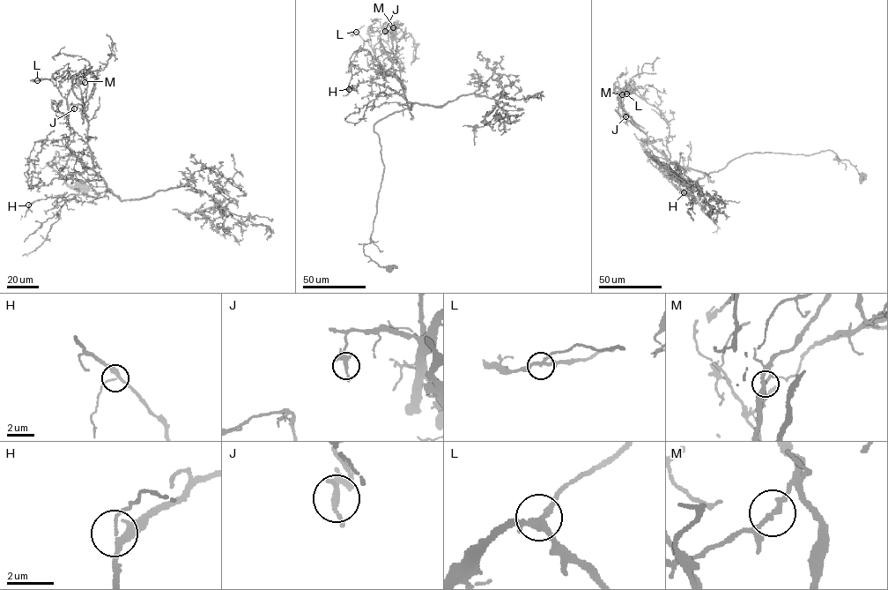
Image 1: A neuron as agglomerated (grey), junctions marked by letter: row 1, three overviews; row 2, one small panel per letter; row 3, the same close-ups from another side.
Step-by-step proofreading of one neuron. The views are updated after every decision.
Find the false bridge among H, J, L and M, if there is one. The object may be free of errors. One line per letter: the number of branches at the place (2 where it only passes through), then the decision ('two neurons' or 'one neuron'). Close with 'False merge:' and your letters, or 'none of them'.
H: 3 | one neuron
J: 3 | one neuron
L: 3 | one neuron
M: 3 | two neurons
False merge: M

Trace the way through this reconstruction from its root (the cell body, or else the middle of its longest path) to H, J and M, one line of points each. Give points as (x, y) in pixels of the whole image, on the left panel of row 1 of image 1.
H: (81, 184), (70, 186), (47, 163), (56, 152), (72, 154), (62, 179), (103, 180), (106, 193), (28, 205)
J: (81, 184), (47, 163), (71, 154), (62, 179), (102, 178), (88, 121), (74, 108)
M: (81, 184), (70, 186), (47, 163), (56, 152), (71, 154), (62, 179), (102, 178), (87, 142), (85, 82)

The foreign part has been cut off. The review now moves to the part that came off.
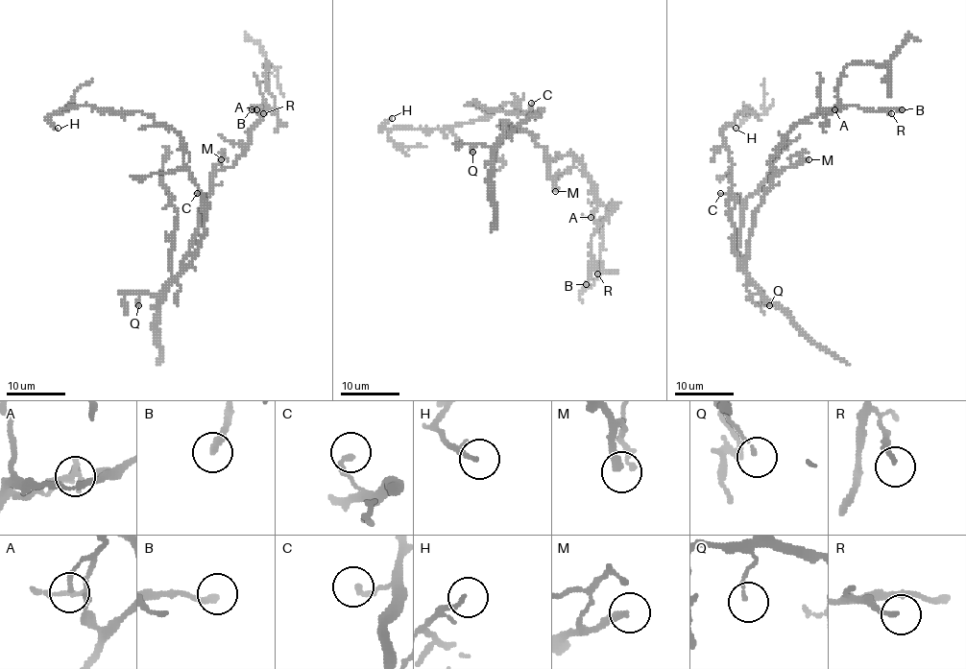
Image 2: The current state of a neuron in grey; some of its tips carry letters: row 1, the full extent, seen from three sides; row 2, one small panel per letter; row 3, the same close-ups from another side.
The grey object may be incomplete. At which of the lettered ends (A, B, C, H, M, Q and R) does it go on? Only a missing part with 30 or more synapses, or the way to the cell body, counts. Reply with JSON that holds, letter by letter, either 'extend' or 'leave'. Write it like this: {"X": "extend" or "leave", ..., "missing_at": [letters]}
{"A": "leave", "B": "leave", "C": "leave", "H": "leave", "M": "extend", "Q": "leave", "R": "leave", "missing_at": ["M"]}

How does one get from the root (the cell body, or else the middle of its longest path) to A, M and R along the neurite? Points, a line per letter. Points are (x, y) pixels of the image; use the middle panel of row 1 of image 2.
A: (519, 128), (543, 147), (549, 159), (571, 154), (583, 165), (594, 187), (596, 206), (591, 217)
M: (519, 128), (543, 147), (555, 191)
R: (519, 128), (543, 147), (549, 159), (571, 154), (589, 176), (596, 203), (596, 229), (591, 250), (597, 274)

